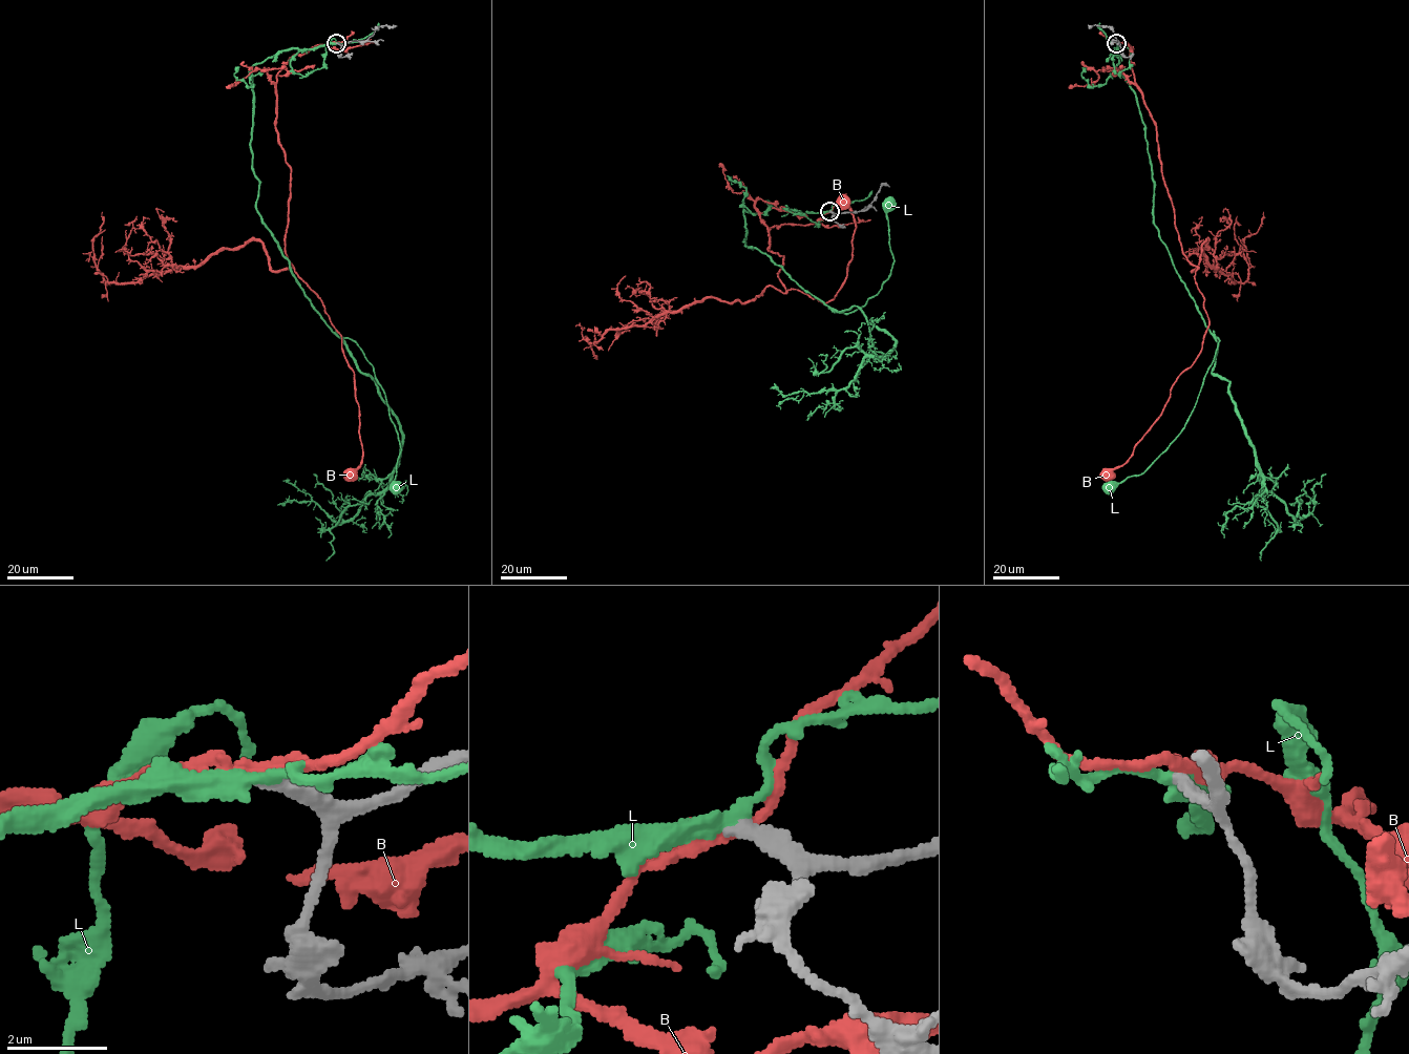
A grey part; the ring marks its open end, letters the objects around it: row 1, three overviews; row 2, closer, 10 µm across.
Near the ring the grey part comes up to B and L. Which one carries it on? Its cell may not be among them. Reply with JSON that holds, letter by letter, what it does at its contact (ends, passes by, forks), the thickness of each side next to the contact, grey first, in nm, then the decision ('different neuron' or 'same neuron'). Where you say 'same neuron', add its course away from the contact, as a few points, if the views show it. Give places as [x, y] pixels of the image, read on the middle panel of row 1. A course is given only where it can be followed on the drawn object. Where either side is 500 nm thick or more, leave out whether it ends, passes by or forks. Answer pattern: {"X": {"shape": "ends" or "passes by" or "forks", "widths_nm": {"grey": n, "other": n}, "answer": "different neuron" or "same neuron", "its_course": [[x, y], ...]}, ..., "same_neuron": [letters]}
{"B": {"shape": "passes by", "widths_nm": {"grey": 320, "other": 200}, "answer": "different neuron"}, "L": {"shape": "passes by", "widths_nm": {"grey": 320, "other": 280}, "answer": "same neuron", "its_course": [[831, 211], [744, 211], [743, 241], [834, 311], [850, 313], [876, 294], [889, 276], [894, 260], [888, 204]]}, "same_neuron": ["L"]}

